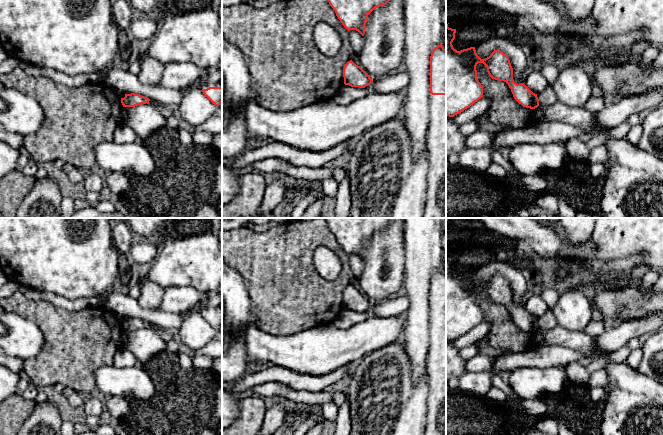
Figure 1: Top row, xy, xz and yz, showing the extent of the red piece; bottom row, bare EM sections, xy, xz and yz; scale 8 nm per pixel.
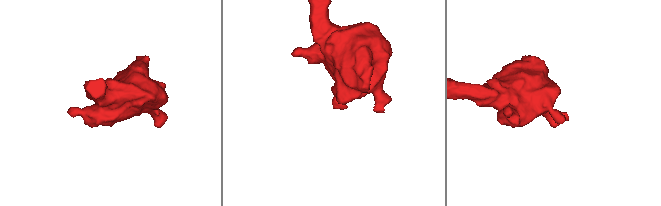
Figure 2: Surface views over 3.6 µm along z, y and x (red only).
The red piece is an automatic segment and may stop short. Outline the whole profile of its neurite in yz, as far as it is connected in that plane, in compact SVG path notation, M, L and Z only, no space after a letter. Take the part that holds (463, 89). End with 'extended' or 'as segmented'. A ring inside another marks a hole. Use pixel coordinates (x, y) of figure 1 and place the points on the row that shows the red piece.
M446 24L446 115L454 117L483 97L483 86L477 79L476 66L483 63L492 79L508 84L514 99L523 107L535 109L539 106L537 94L524 83L517 84L513 80L513 68L509 57L500 50L481 59L470 47L457 51L452 42L456 29Z | as segmented

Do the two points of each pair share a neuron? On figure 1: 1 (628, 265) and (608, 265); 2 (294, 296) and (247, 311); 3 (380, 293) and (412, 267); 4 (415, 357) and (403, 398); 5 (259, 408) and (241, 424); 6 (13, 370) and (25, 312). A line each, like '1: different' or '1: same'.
1: same
2: different
3: different
4: different
5: same
6: different

